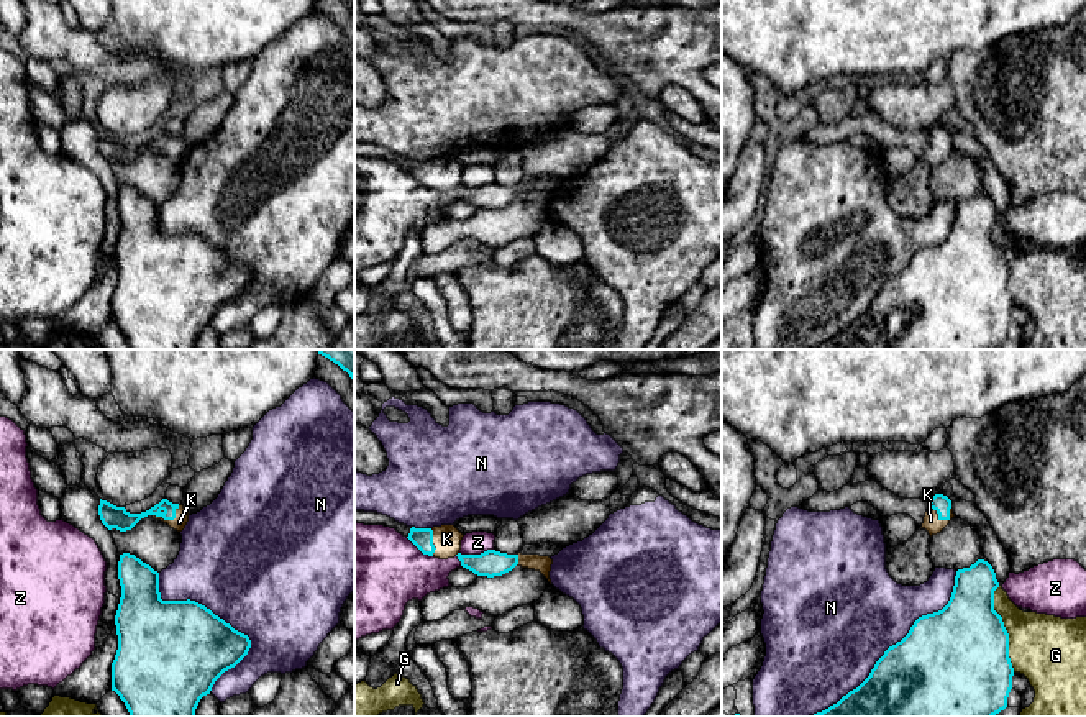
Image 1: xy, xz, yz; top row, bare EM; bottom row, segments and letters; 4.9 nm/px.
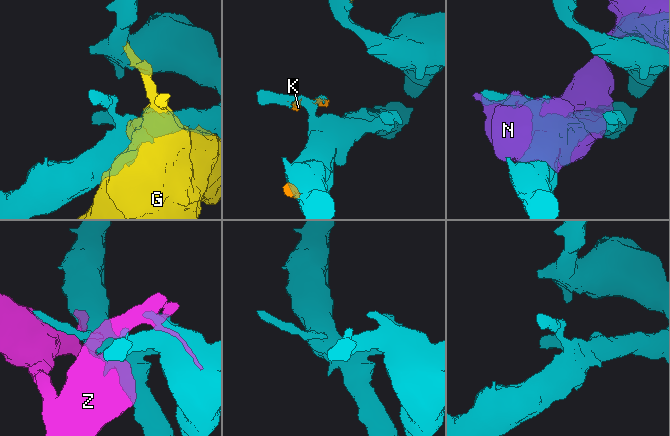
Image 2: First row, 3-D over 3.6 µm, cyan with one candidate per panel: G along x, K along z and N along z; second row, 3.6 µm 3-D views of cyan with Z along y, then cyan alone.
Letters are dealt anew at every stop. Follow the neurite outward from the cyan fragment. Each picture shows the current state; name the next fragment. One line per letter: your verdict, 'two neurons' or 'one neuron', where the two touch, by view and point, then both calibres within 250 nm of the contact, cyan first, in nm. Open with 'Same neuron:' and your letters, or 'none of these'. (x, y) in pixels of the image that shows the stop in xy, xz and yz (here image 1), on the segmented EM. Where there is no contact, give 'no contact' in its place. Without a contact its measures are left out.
Same neuron: K
G: two neurons | yz (1004, 629) | 480/340 nm
K: one neuron | yz (939, 517) | 90/80 nm
N: two neurons | yz (893, 645) | 500/480 nm
Z: two neurons | xz (476, 555) | 130/110 nm

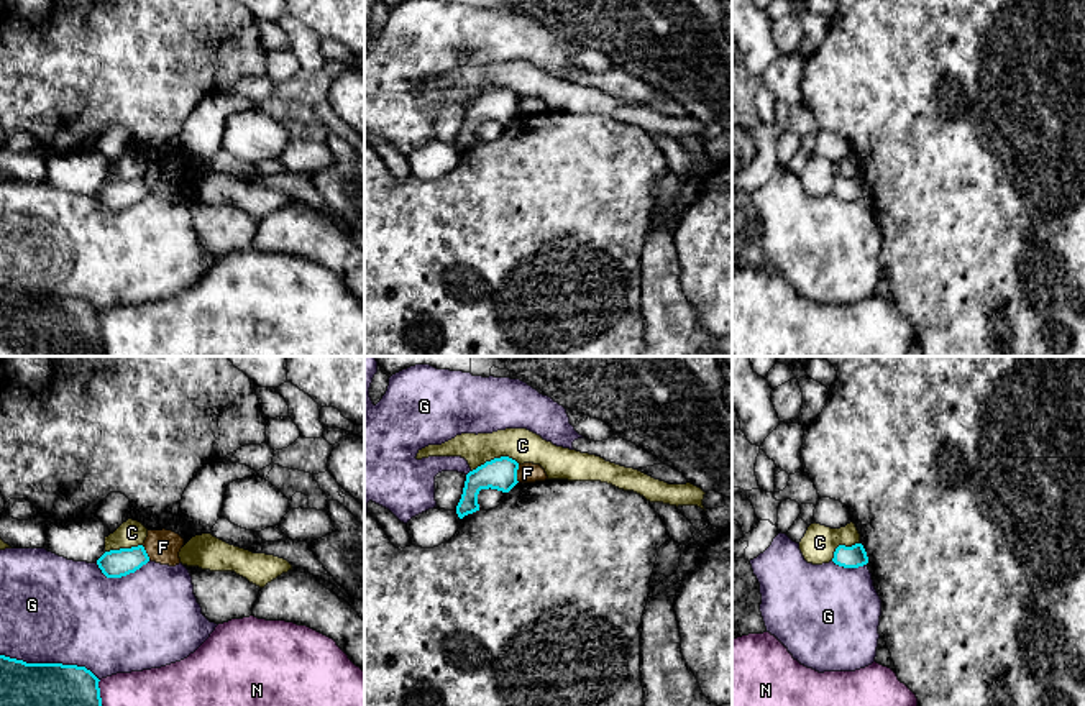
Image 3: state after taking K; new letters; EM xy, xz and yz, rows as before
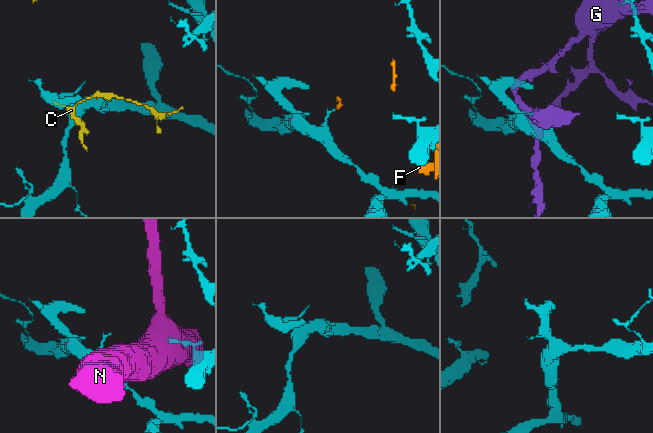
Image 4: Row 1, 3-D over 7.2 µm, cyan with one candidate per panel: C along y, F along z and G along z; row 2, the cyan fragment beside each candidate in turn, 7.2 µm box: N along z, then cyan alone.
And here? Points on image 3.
Same neuron: none of these
C: two neurons | xz (494, 458) | 160/160 nm
F: two neurons | xz (516, 473) | 160/100 nm
G: two neurons | xy (50, 664) | 220/500 nm
N: two neurons | xy (99, 693) | 200/180 nm

